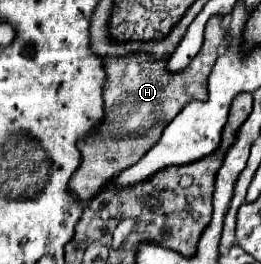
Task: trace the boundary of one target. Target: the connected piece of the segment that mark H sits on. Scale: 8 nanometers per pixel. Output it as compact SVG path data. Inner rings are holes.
M213 16L205 28L205 42L201 52L191 60L191 64L181 74L169 74L165 70L167 60L155 60L147 54L133 54L125 58L105 60L105 120L99 132L81 140L77 146L81 150L81 166L69 180L69 194L75 202L87 204L97 196L113 178L123 170L137 164L161 138L165 126L179 114L179 110L191 100L207 100L207 78L219 56L219 46L225 42L225 30L221 28L221 18Z

